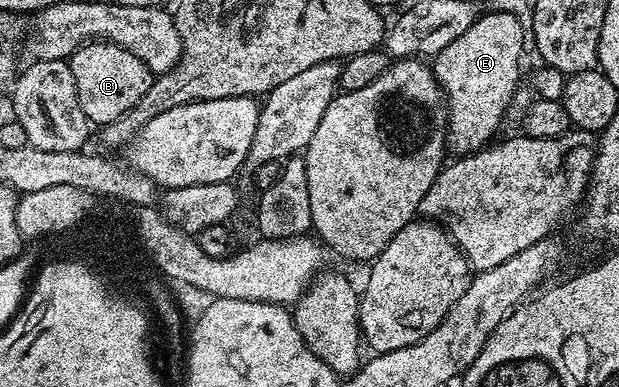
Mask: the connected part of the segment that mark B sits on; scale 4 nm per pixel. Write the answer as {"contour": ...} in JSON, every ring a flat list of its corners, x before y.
{"contour":[[87,42,68,57,72,78,76,78,76,98,80,98,80,110,90,119,91,125,101,126,116,122,120,114,132,110,144,94,148,94,152,74,136,54,128,54,115,44]]}

